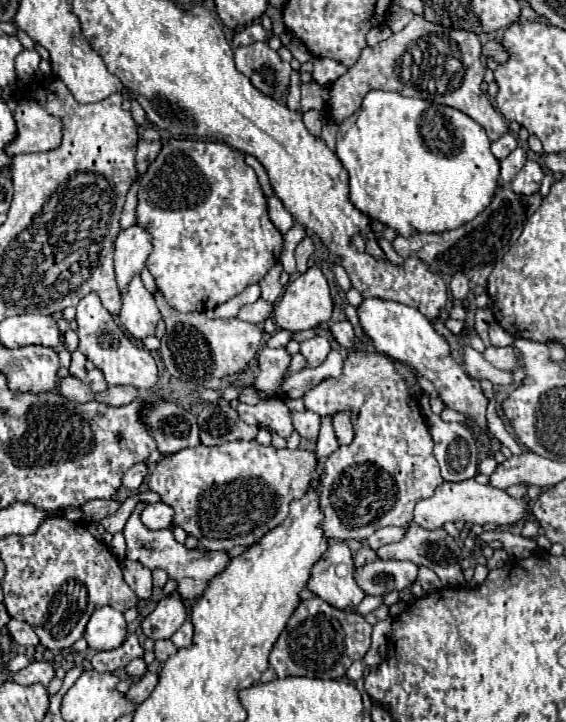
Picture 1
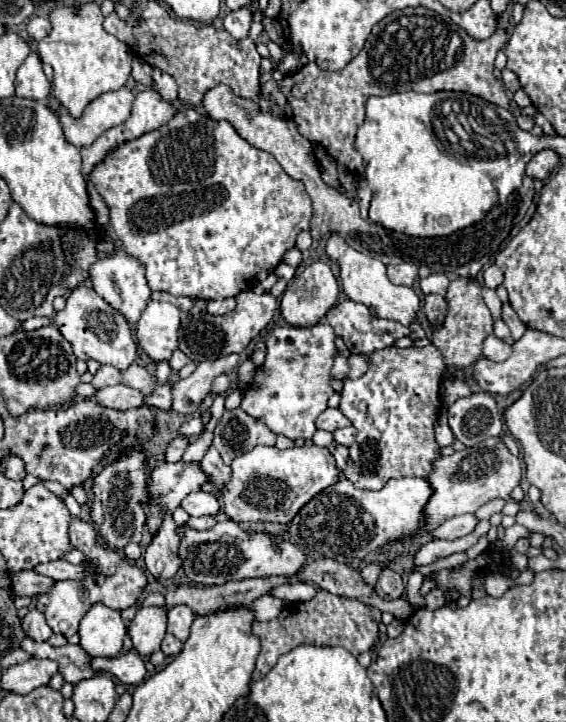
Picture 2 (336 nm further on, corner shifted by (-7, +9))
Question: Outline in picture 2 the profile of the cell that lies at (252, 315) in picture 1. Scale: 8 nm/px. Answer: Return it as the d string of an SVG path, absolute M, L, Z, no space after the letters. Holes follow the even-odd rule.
M229 297L229 299L221 299L221 301L209 301L209 307L207 311L211 315L225 315L225 313L231 313L235 309L235 299Z

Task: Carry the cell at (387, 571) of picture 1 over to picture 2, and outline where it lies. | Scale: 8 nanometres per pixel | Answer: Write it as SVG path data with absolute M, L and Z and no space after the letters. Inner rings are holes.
M479 521L479 525L475 527L473 533L465 535L465 537L459 537L455 541L445 541L445 539L433 539L429 543L425 543L417 553L415 553L415 559L413 563L415 565L429 565L441 557L447 557L451 553L457 553L457 551L467 551L471 545L475 545L479 541L481 535L485 535L489 531L489 521Z

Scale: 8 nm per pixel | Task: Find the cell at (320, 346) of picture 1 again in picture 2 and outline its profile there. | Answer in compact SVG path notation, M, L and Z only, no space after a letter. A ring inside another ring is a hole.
M317 323L313 327L275 327L267 337L267 359L261 367L257 367L255 377L243 395L241 409L263 421L273 433L281 433L289 439L309 439L315 433L317 415L327 409L327 399L333 393L329 381L335 351L335 333L327 323Z

